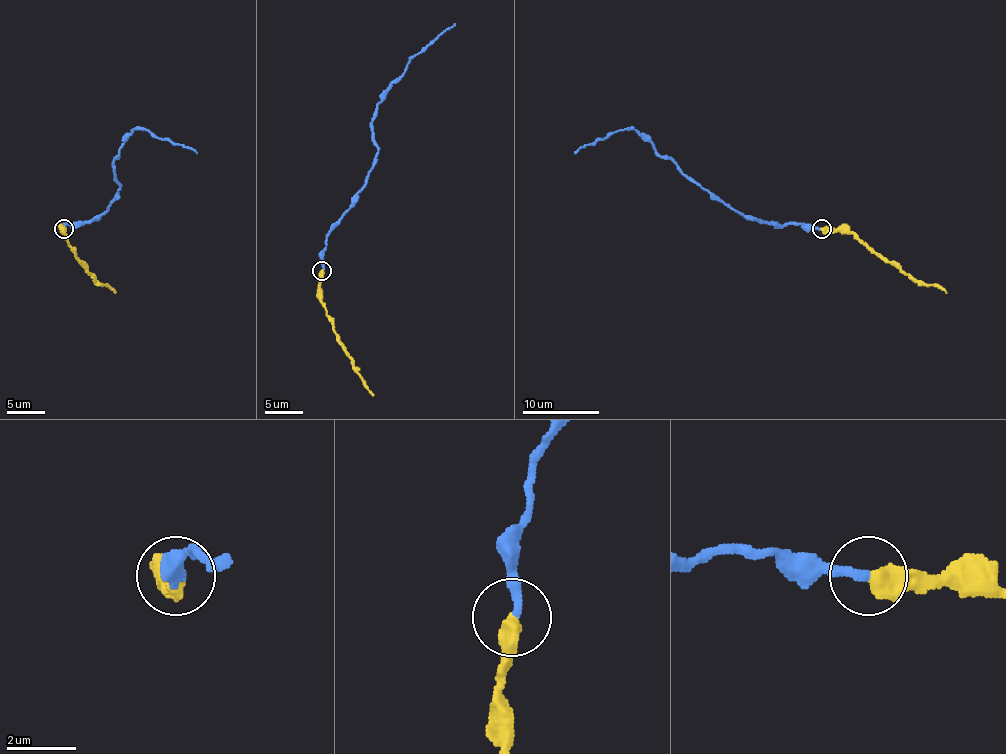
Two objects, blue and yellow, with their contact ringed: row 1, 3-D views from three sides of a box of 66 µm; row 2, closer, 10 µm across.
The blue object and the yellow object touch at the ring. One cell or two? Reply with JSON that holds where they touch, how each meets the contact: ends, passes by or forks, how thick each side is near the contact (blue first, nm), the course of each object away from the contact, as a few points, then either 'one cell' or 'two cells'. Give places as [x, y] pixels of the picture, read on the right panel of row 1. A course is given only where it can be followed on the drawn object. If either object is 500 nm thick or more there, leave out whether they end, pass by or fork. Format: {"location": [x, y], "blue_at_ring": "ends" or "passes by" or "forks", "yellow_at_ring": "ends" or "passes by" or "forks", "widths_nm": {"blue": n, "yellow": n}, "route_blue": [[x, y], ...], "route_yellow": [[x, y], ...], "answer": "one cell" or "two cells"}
{"location": [821, 229], "widths_nm": {"blue": 240, "yellow": 550}, "route_blue": [[822, 228], [745, 219], [736, 209], [692, 182], [634, 129], [615, 131], [606, 138], [583, 146], [575, 154]], "route_yellow": [[822, 228], [852, 232], [912, 278], [936, 284], [946, 291]], "answer": "two cells"}

